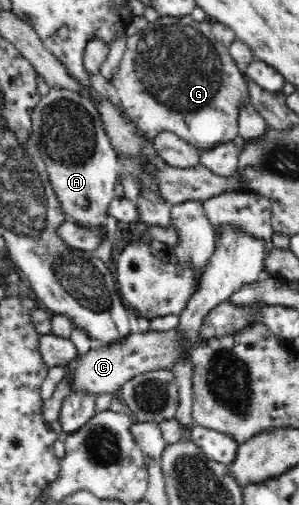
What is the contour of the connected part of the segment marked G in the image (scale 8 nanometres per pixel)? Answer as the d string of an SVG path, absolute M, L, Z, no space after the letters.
M160 16L157 20L149 21L145 29L141 29L135 35L131 35L127 39L127 49L120 60L120 66L114 73L114 78L110 80L111 84L119 94L122 106L128 115L128 118L137 125L137 129L144 132L144 135L150 141L155 135L161 132L171 132L178 135L181 139L189 142L194 148L201 148L203 150L211 149L216 145L232 142L237 134L238 123L241 110L244 107L252 105L252 97L249 94L249 79L244 73L243 66L237 64L230 55L229 48L225 44L217 41L213 36L213 29L211 21L199 22L193 19L191 16L171 17L171 16Z

